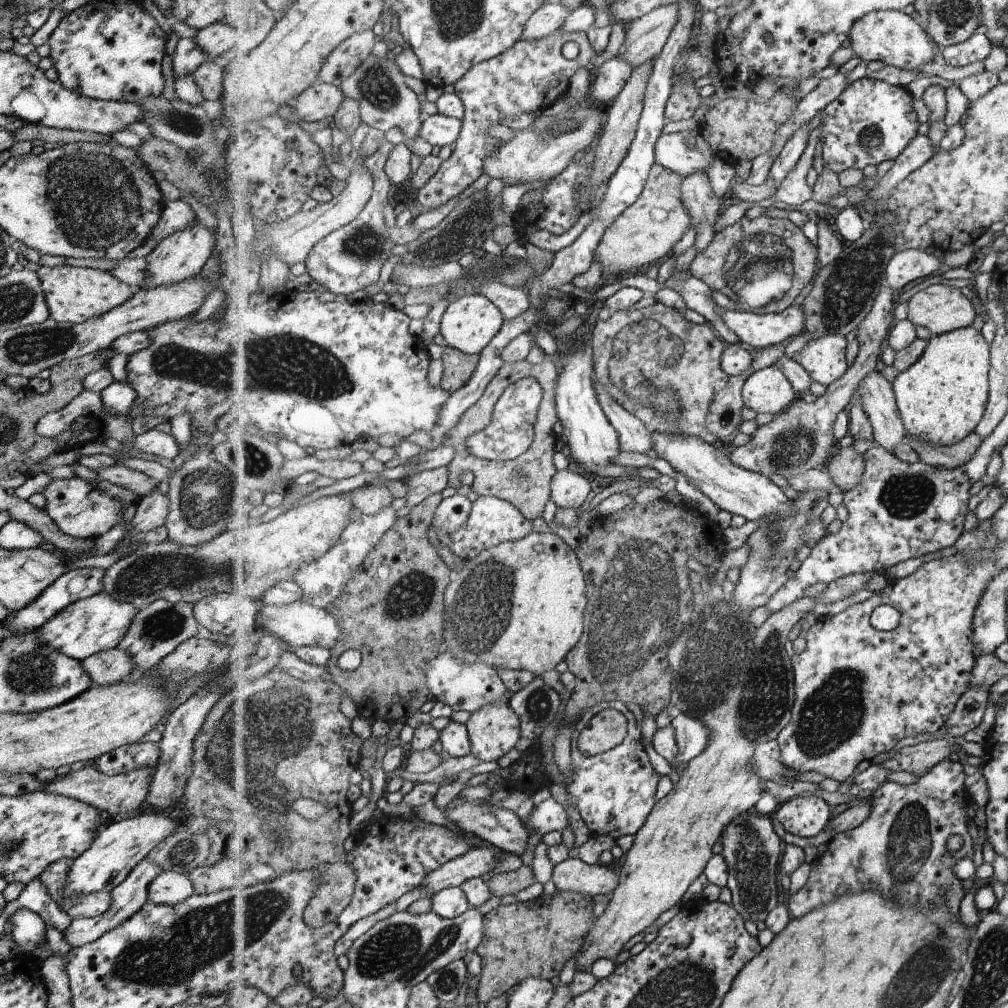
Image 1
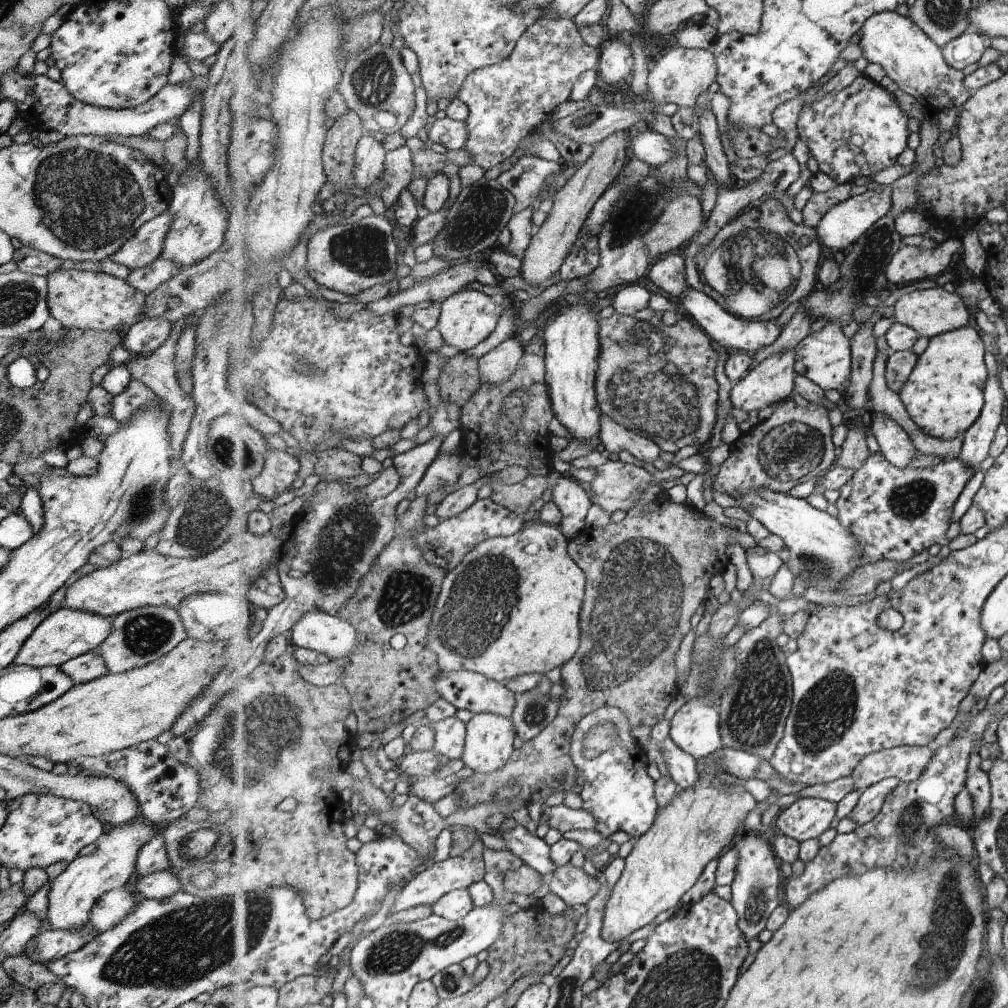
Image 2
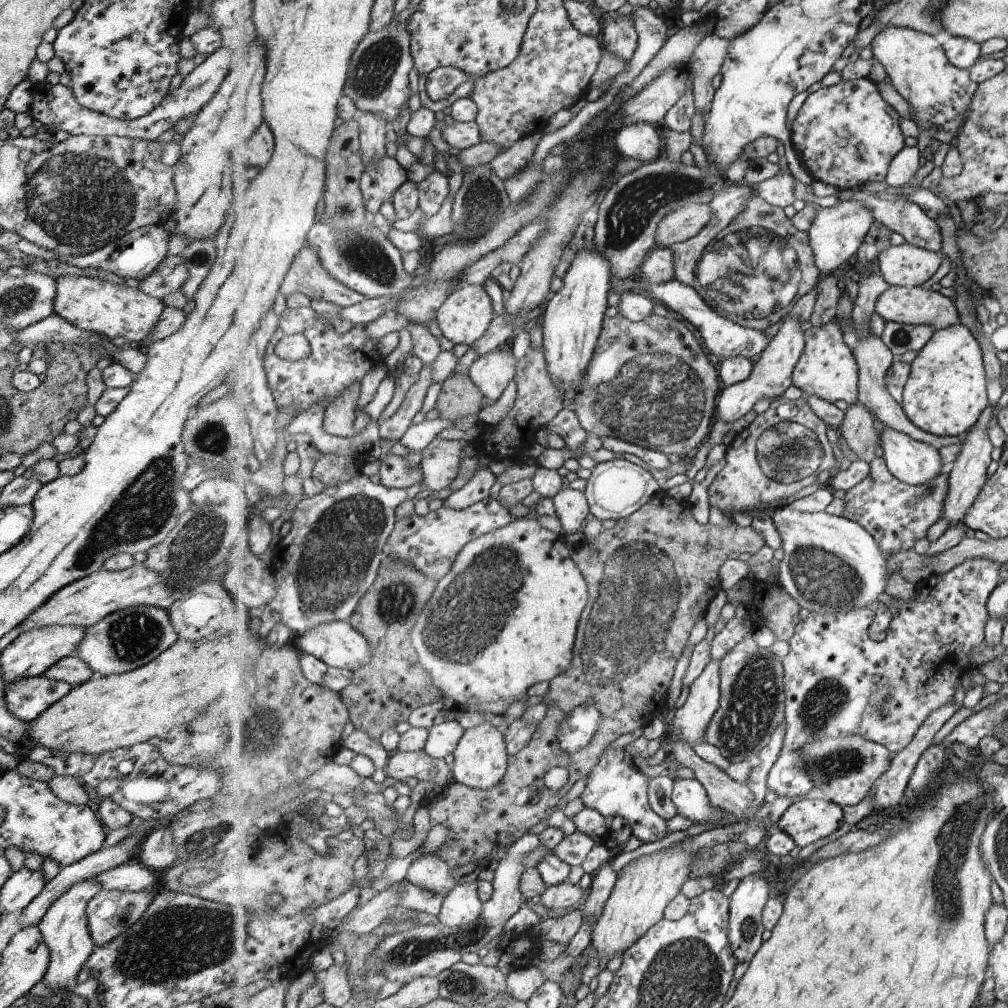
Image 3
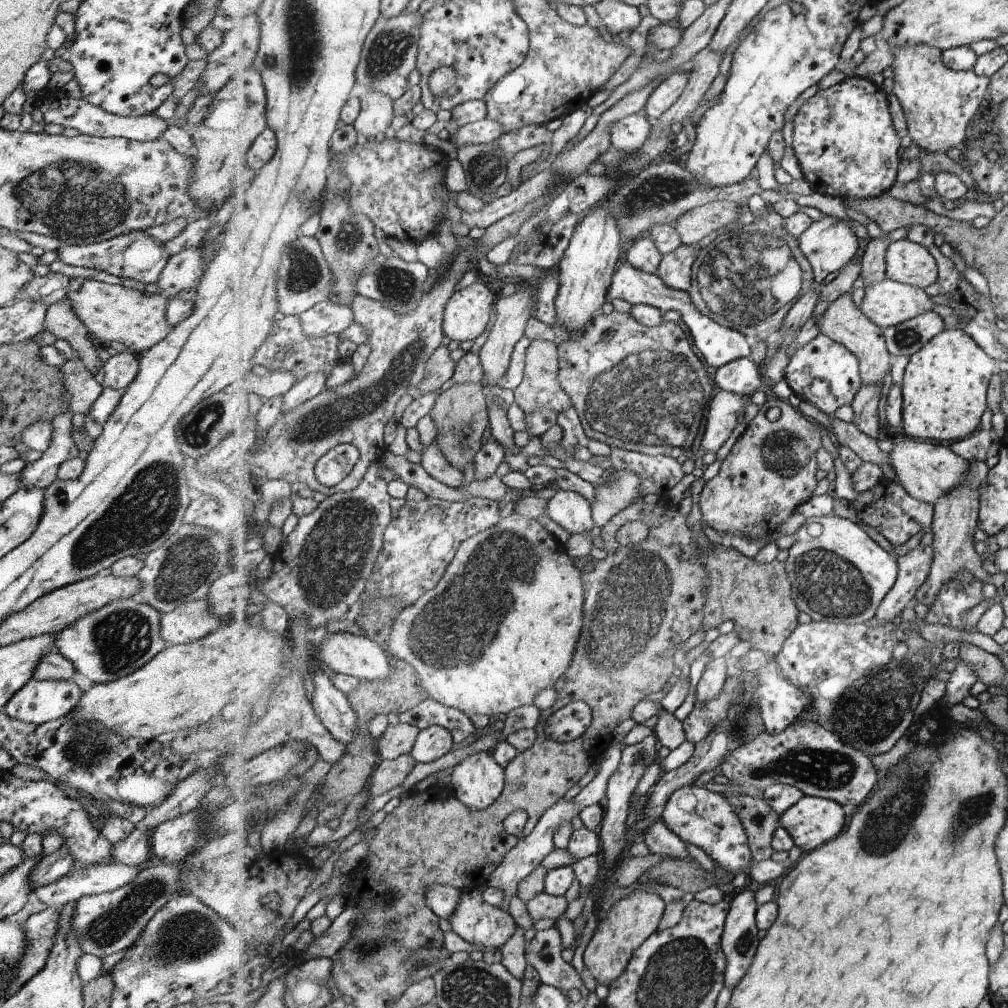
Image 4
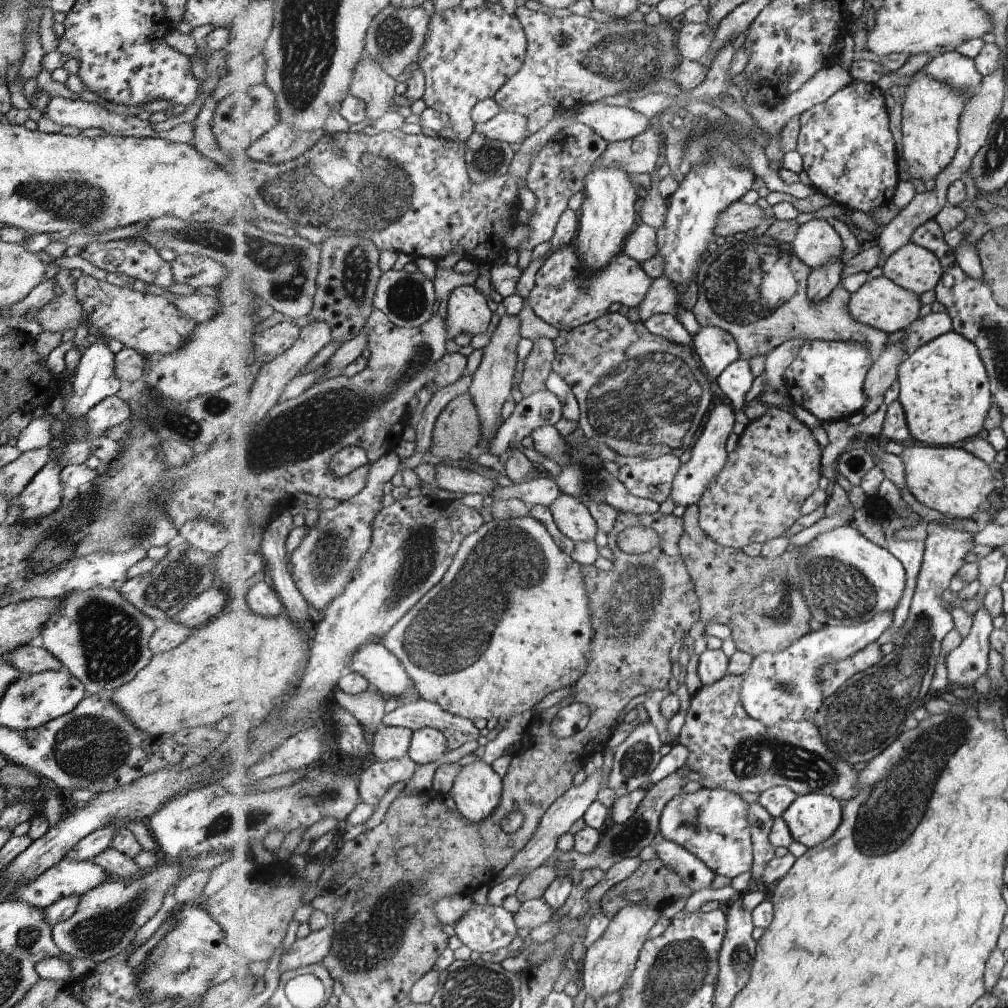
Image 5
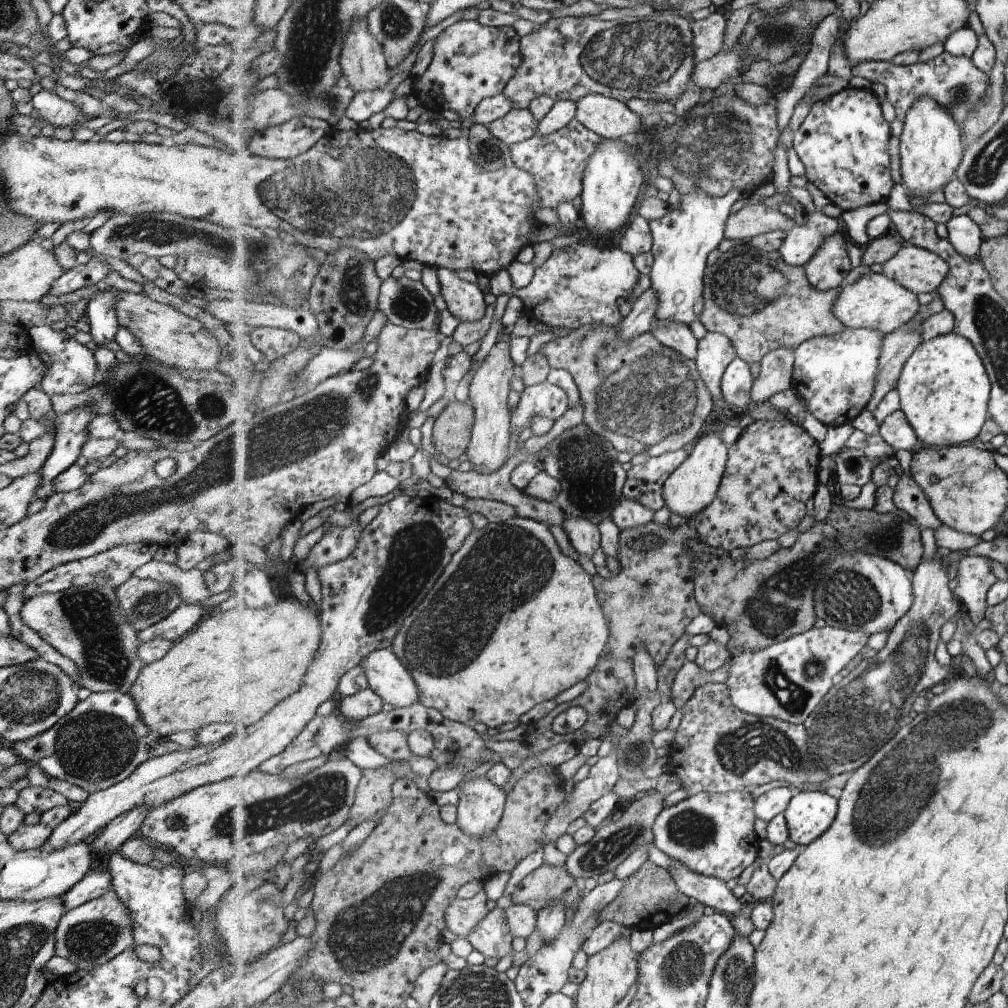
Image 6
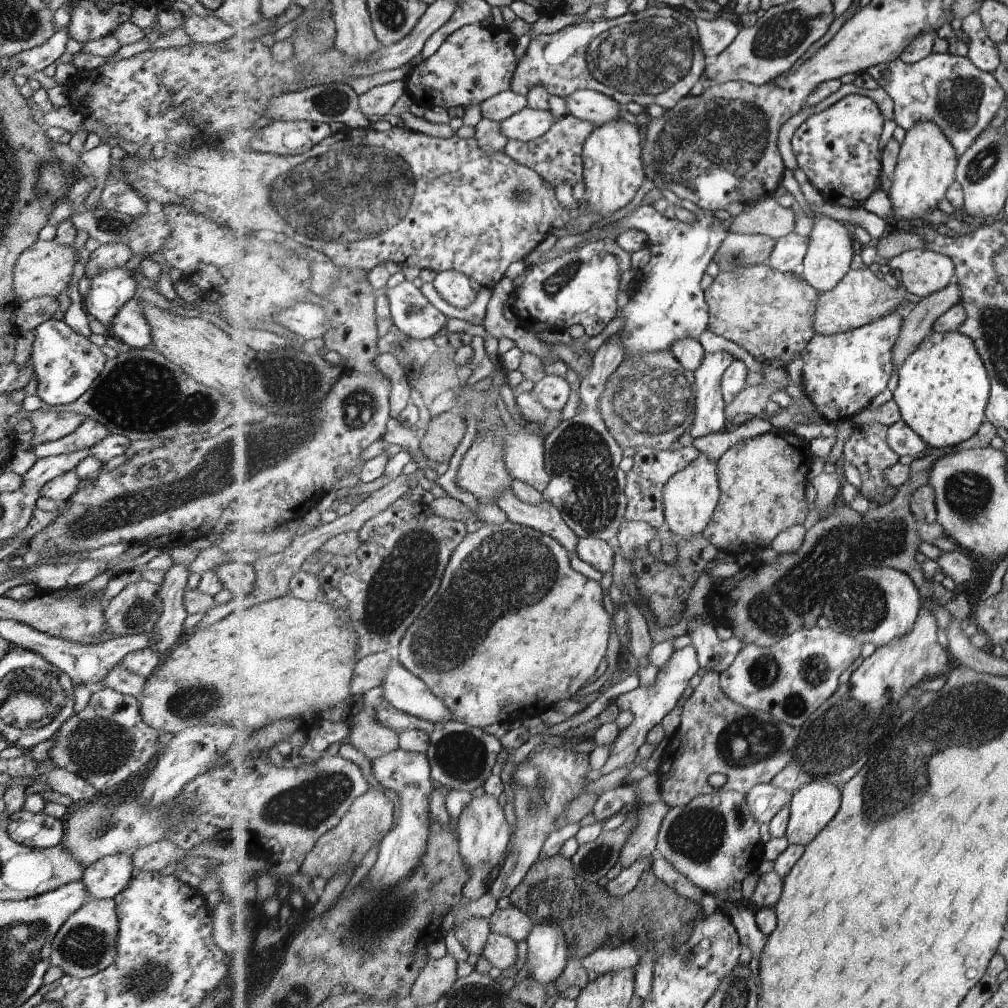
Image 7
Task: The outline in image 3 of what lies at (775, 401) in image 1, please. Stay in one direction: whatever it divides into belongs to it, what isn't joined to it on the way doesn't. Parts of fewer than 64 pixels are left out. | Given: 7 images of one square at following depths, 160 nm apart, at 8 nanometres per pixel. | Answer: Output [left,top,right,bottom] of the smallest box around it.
[717,314,806,423]

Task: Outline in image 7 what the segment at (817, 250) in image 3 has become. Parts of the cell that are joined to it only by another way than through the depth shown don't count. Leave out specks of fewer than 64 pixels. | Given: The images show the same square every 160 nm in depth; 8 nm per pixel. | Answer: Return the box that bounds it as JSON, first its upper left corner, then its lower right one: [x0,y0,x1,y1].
[767,233,808,273]

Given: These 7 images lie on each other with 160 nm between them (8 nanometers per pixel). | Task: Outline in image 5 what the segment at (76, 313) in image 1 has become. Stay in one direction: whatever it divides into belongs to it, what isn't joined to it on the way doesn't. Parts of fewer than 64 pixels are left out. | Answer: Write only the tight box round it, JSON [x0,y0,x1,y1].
[74,274,196,359]

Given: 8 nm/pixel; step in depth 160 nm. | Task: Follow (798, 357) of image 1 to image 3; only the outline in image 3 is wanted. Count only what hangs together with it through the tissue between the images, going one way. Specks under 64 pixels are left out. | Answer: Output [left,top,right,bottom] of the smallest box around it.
[794,316,859,405]

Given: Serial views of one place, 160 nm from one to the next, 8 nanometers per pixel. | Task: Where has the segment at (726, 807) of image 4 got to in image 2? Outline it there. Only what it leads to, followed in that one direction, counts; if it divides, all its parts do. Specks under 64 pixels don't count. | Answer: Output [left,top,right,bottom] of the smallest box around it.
[659,736,700,790]

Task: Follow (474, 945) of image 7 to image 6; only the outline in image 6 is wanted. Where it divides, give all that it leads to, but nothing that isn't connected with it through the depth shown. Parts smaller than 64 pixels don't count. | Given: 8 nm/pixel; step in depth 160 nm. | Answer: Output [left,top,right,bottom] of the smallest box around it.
[447,887,489,937]

